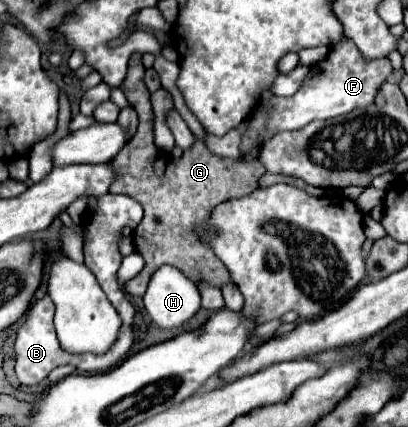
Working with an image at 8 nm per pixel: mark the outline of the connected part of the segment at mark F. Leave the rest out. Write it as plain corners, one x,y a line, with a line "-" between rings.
342,37
342,43
338,43
336,49
332,49
322,63
316,63
310,67
310,73
306,77
306,83
298,89
292,97
272,97
268,113
268,127
262,135
262,141
270,139
276,131
290,131
290,129
302,129
308,123
316,119
332,119
338,115
346,115
354,109
364,109
370,103
374,103
374,95
392,73
391,62
384,59
364,61
354,43
350,39

